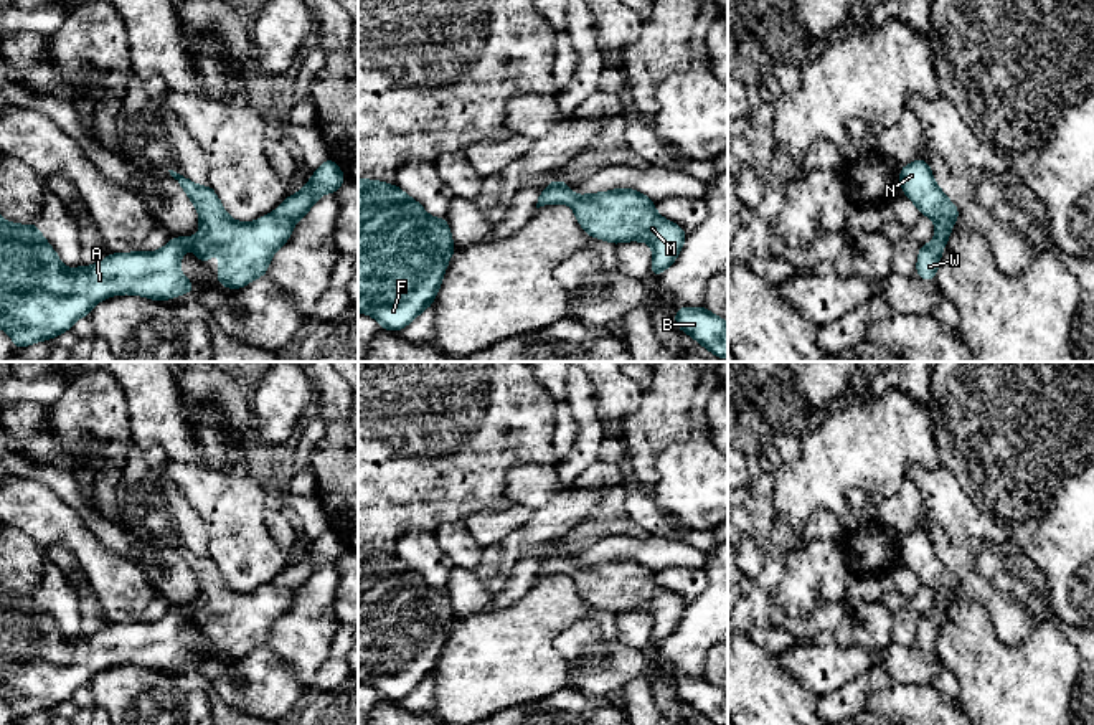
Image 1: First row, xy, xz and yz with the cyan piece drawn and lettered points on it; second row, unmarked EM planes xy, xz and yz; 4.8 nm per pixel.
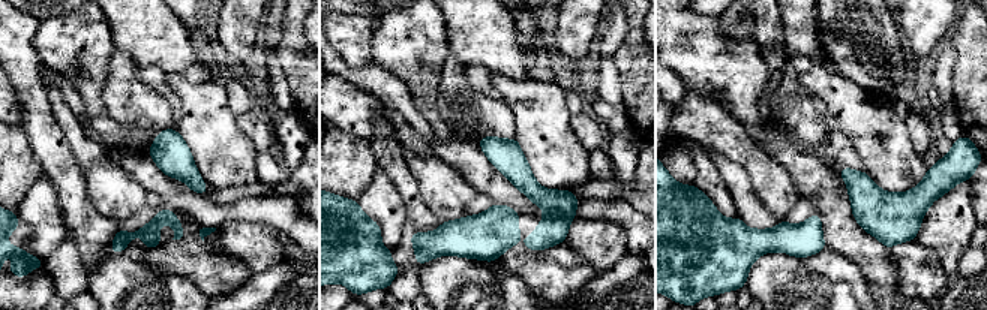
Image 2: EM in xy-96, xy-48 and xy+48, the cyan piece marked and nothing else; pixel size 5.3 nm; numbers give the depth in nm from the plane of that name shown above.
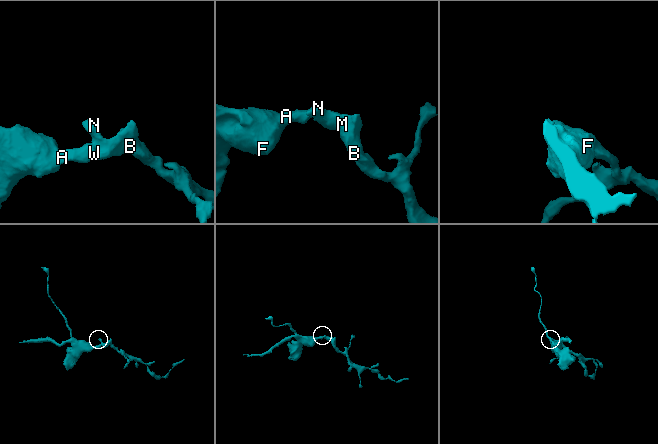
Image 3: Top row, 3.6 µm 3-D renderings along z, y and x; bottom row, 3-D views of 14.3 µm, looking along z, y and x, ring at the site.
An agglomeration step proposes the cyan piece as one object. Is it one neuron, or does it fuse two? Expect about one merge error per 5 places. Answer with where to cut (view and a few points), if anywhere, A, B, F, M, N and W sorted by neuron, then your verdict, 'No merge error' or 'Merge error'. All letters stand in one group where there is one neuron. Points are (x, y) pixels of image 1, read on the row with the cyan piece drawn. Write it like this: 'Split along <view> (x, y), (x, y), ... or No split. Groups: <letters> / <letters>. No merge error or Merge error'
No split. Groups: A B F M N W. No merge error

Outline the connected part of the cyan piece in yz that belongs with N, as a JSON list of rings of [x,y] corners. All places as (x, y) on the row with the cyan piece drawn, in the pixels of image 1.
[[[916,159],[899,170],[899,185],[904,195],[936,223],[936,236],[919,248],[916,274],[924,281],[936,281],[942,249],[950,236],[954,221],[960,216],[957,206],[934,182],[929,162]]]

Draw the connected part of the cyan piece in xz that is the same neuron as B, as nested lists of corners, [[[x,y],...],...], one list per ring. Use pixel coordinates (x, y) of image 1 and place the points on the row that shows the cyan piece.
[[[678,307],[675,322],[680,330],[691,335],[708,352],[728,358],[728,322],[706,307]]]

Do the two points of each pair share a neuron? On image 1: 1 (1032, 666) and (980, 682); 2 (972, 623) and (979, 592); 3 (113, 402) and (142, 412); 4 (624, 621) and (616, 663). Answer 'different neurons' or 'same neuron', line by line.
1: same neuron
2: different neurons
3: different neurons
4: different neurons

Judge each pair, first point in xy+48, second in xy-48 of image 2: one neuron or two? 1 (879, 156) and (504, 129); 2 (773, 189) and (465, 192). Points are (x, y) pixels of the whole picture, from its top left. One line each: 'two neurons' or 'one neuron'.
1: two neurons
2: one neuron

